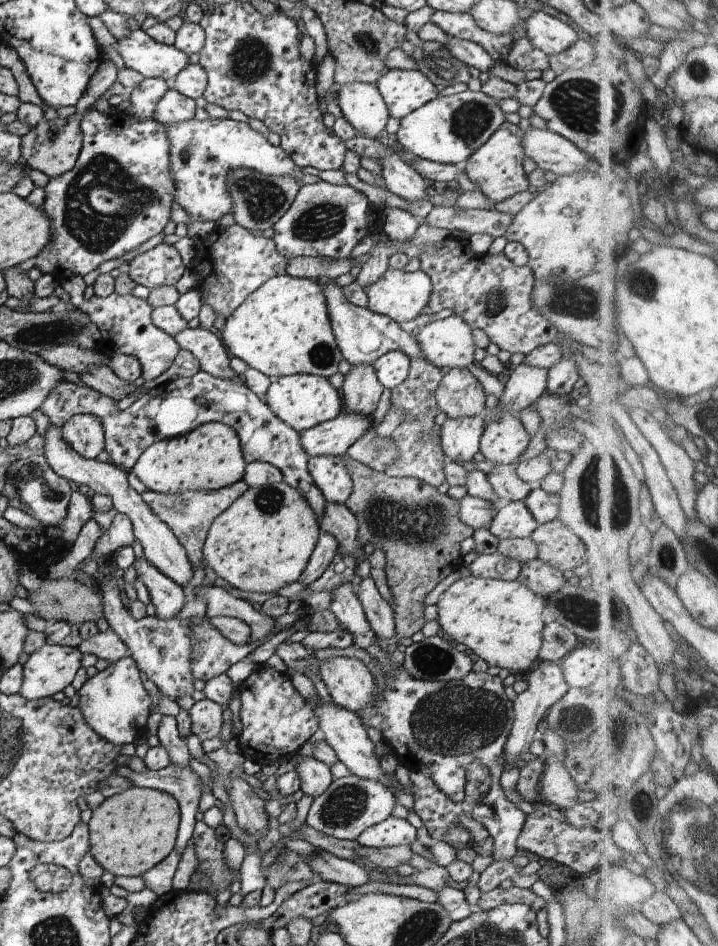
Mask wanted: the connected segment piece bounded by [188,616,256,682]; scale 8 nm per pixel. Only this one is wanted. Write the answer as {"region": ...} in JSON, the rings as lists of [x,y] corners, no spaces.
{"region":[[[192,617],[188,619],[193,630],[197,634],[196,640],[192,642],[192,676],[195,680],[209,681],[216,676],[228,672],[232,664],[239,660],[245,660],[256,647],[253,643],[236,646],[230,642],[210,622],[210,617]]]}

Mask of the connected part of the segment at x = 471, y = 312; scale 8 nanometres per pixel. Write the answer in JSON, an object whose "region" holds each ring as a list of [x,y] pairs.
{"region":[[[452,235],[446,236],[440,242],[421,245],[422,251],[418,256],[420,260],[420,271],[428,275],[432,283],[432,292],[426,308],[422,314],[432,315],[446,308],[453,310],[455,315],[462,317],[472,329],[480,329],[486,332],[492,343],[506,350],[510,354],[522,353],[528,356],[535,348],[548,343],[556,343],[558,340],[558,328],[538,312],[531,303],[532,291],[536,280],[528,265],[518,266],[514,264],[503,252],[492,255],[487,253],[478,254],[470,248],[468,241],[463,241]]]}

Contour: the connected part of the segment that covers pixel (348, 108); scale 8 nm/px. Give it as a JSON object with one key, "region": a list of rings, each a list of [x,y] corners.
{"region":[[[352,82],[338,91],[338,106],[344,118],[362,135],[376,139],[391,116],[375,84]]]}

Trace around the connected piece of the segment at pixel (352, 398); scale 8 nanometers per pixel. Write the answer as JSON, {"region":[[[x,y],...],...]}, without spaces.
{"region":[[[373,364],[351,366],[341,389],[344,411],[368,417],[372,417],[384,392]]]}

